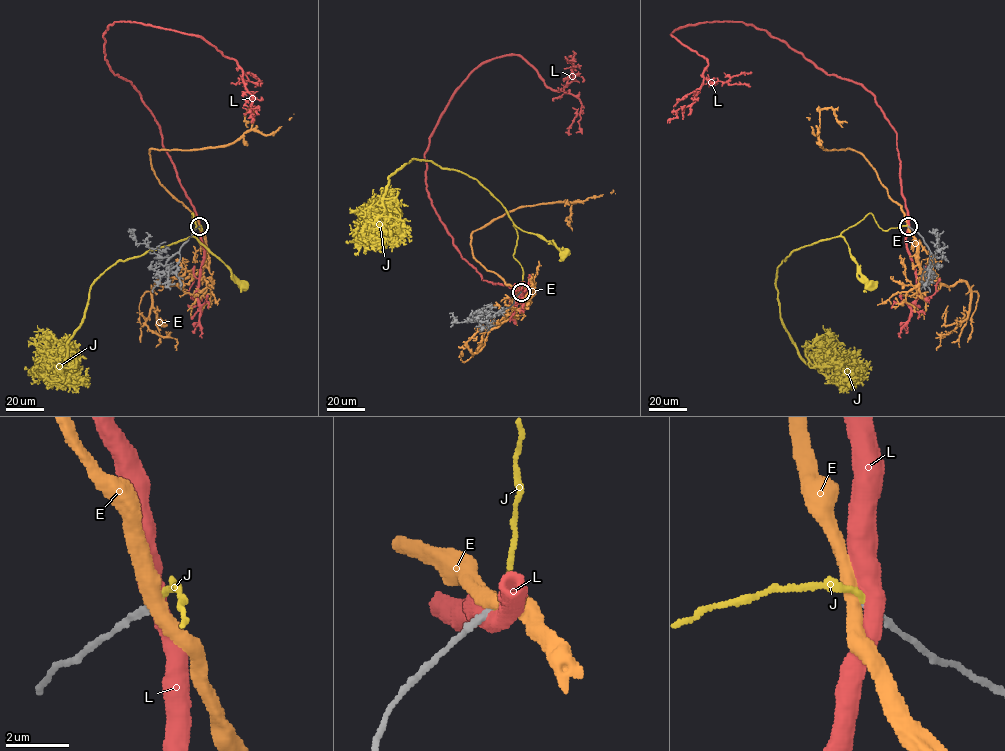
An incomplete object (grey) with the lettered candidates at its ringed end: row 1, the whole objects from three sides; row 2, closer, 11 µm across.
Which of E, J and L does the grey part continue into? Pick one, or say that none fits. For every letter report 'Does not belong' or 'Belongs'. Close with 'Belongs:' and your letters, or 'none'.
E: Does not belong
J: Belongs
L: Does not belong
Belongs: J

